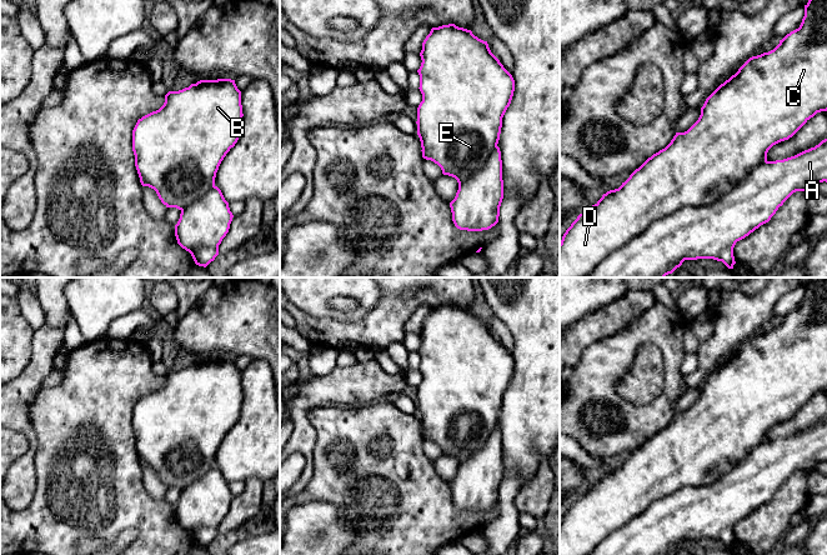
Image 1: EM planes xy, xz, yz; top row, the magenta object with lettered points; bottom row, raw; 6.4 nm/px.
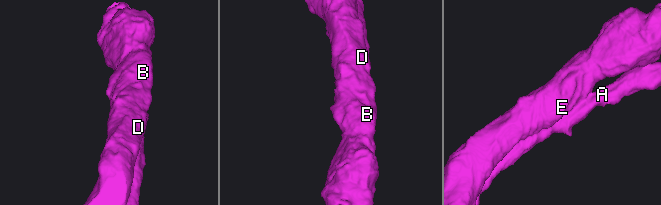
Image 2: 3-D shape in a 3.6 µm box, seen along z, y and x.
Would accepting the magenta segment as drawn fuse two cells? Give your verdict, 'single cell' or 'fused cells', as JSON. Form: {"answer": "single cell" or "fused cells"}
{"answer": "single cell"}

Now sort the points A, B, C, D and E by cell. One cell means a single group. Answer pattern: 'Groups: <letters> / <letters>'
Groups: A B C D E

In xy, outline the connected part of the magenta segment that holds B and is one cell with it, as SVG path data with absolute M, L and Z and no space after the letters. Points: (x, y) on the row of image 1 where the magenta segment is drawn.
M200 80L182 90L169 91L164 105L139 119L132 130L132 151L140 182L154 189L166 208L181 211L175 236L199 266L206 268L219 255L219 245L229 232L234 218L229 202L215 185L215 178L221 161L241 135L242 116L241 91L235 80Z

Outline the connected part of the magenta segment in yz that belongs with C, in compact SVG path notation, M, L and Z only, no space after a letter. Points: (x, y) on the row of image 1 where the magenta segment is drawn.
M808 0L808 2L805 5L805 16L798 29L791 31L782 40L780 40L780 44L773 50L750 58L738 69L738 71L735 75L732 75L728 80L721 84L706 99L703 106L701 108L701 115L698 120L687 131L676 132L671 142L665 149L660 150L658 152L653 154L651 158L648 158L638 169L636 169L630 175L630 178L625 182L622 182L622 185L618 189L607 191L606 194L602 195L602 198L595 205L592 205L587 211L577 216L577 219L566 230L560 242L560 278L665 278L666 275L672 274L677 268L680 268L685 260L697 260L697 259L713 259L717 261L722 261L728 269L733 269L733 265L736 264L735 256L733 256L733 248L737 241L745 239L751 232L753 232L756 229L758 229L761 225L768 222L771 218L776 214L778 208L782 206L783 202L793 192L796 191L806 192L806 191L816 189L816 186L820 182L823 182L823 181L827 182L827 139L822 140L815 148L805 150L795 156L791 156L783 160L776 160L776 161L767 160L767 152L773 145L792 138L811 118L813 118L817 112L821 112L821 111L827 111L827 0Z

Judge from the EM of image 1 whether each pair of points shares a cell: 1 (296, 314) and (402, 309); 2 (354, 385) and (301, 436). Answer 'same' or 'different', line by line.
1: same
2: same

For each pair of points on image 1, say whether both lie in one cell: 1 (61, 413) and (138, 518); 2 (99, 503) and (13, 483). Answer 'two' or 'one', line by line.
1: one
2: two

